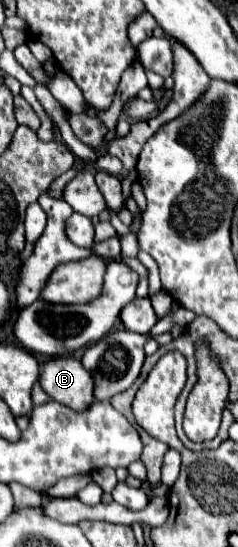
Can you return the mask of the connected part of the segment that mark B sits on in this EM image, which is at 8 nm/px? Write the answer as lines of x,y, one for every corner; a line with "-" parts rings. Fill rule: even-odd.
54,357
42,365
42,389
70,409
86,409
94,401
94,385
90,373
74,357

